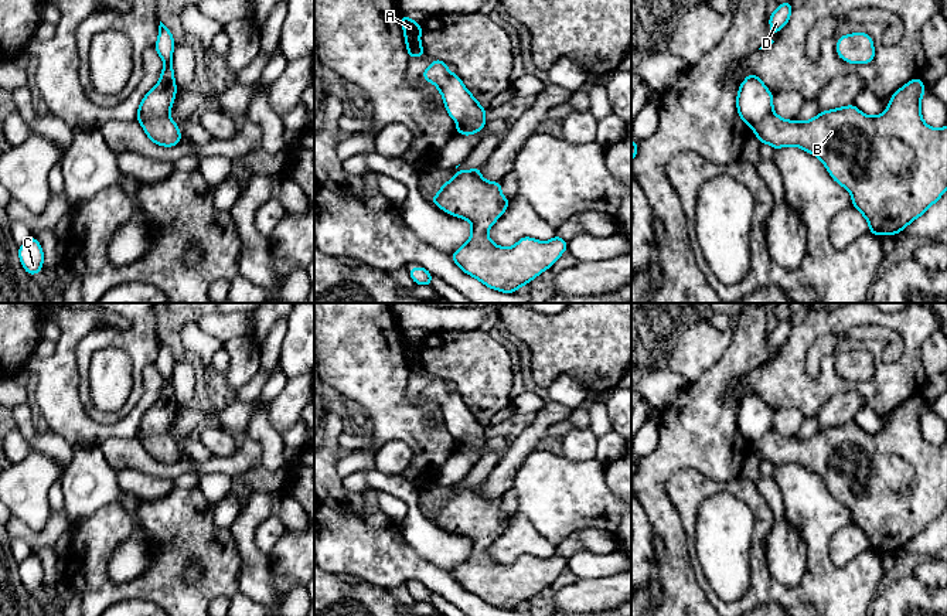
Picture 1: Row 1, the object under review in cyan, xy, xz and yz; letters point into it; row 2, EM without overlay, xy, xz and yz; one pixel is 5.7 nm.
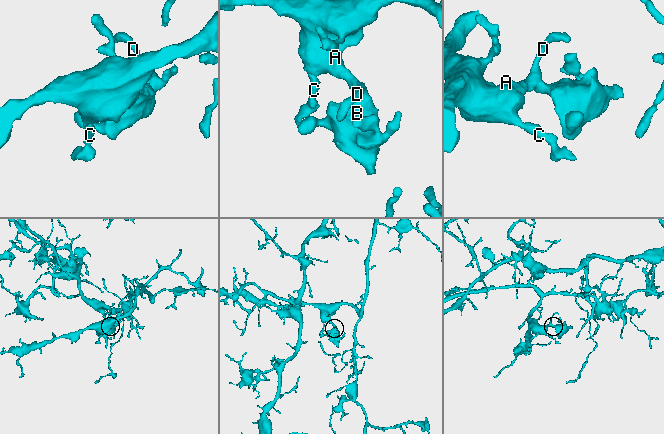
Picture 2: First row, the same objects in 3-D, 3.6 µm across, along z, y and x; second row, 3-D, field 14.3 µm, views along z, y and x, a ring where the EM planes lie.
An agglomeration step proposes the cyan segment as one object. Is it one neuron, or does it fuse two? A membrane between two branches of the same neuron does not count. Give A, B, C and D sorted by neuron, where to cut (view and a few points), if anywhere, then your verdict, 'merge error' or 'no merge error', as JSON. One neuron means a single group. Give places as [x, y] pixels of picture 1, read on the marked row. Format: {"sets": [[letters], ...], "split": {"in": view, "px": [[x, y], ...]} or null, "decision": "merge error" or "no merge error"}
{"sets": [["A", "C", "D"], ["B"]], "split": {"in": "xy", "px": [[167, 115], [147, 116], [140, 122]]}, "decision": "merge error"}

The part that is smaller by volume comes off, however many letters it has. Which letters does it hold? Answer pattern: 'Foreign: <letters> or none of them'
Foreign: B

